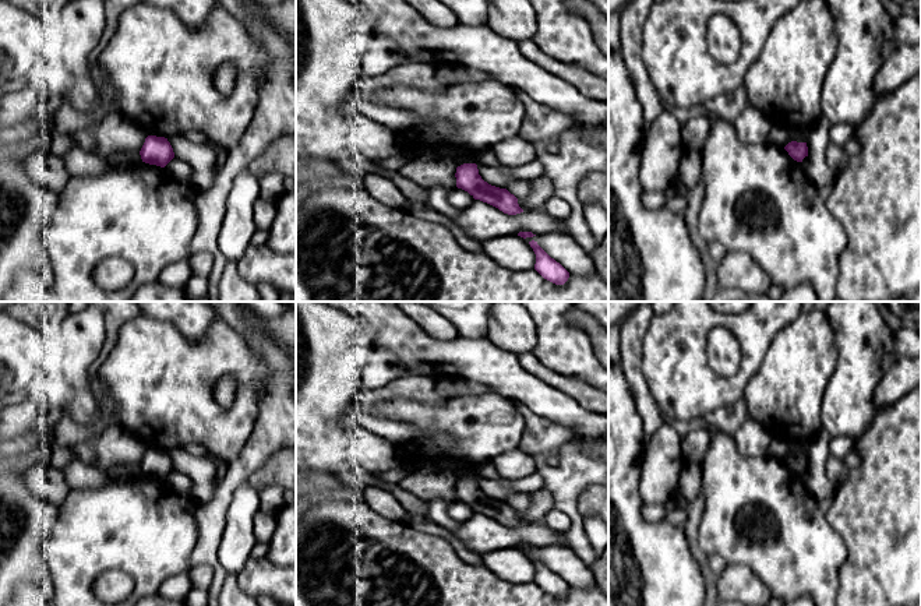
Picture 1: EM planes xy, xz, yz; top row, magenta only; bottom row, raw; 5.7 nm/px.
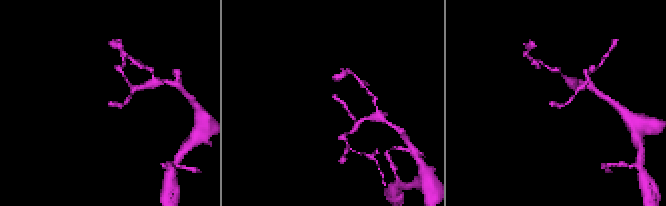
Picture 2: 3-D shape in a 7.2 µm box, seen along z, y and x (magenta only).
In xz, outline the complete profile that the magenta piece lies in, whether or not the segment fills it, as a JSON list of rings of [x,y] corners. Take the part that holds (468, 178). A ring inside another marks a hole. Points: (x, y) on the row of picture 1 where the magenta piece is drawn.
[[[476,163],[458,166],[455,177],[456,187],[467,191],[474,200],[487,202],[508,215],[523,212],[514,194],[507,189],[491,186],[481,179]]]

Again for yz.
[[[791,141],[788,142],[784,149],[788,152],[788,155],[797,161],[797,162],[802,162],[802,159],[805,156],[808,156],[808,147],[807,142],[797,142],[797,141]]]

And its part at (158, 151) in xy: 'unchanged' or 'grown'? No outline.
unchanged

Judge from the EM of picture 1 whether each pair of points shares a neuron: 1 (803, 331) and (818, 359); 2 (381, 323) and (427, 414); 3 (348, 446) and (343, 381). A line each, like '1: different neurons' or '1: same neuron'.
1: same neuron
2: different neurons
3: same neuron

